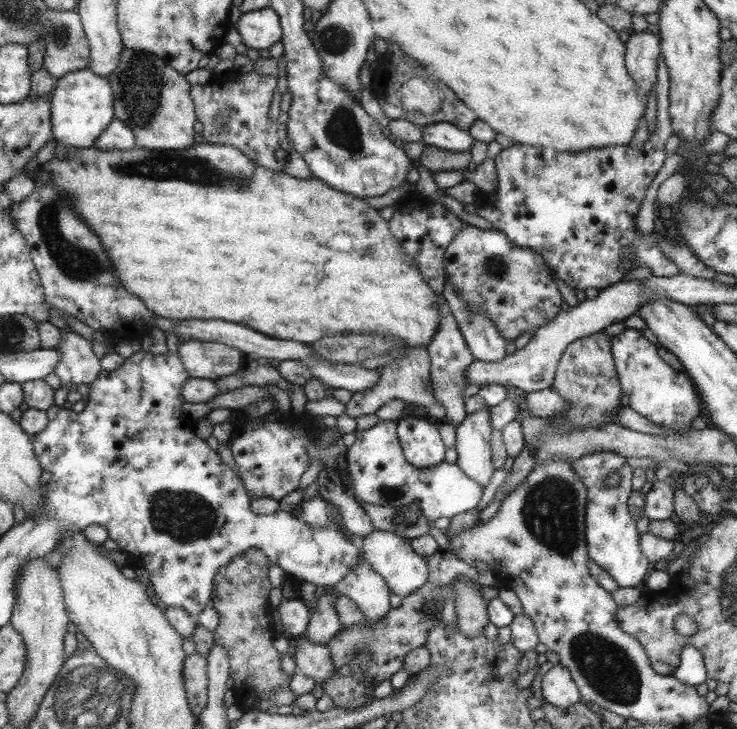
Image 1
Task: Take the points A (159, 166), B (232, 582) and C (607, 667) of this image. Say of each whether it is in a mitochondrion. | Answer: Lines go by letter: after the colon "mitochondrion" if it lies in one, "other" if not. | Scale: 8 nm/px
A: mitochondrion
B: mitochondrion
C: mitochondrion

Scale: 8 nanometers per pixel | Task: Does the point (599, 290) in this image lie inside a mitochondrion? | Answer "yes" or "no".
no

